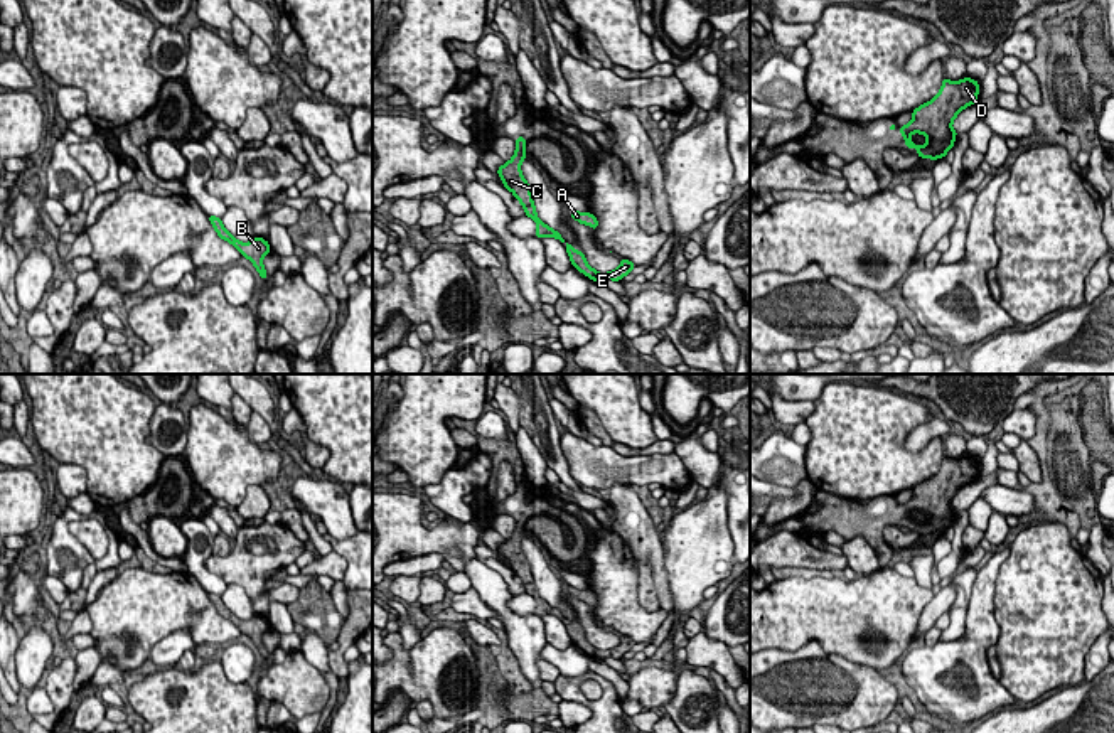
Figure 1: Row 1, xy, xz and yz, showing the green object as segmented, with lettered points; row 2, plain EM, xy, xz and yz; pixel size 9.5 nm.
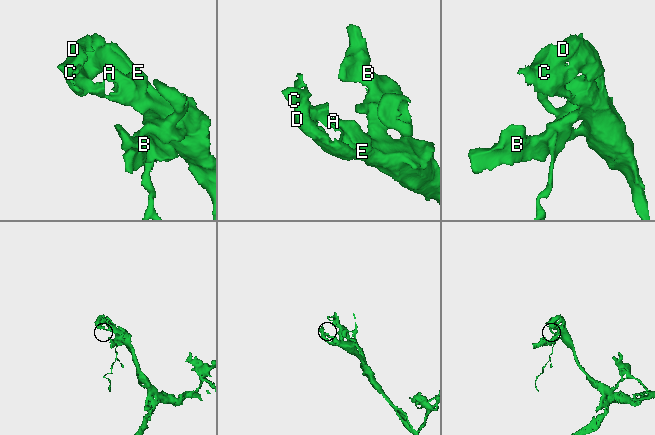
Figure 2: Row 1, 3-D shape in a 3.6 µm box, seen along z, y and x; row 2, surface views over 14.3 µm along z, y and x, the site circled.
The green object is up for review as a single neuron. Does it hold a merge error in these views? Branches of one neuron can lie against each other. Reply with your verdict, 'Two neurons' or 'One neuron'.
One neuron

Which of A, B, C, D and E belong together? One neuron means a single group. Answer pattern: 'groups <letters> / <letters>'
groups A B C D E

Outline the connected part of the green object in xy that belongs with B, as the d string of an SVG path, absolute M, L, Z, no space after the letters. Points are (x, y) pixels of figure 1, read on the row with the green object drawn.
M207 216L207 217L212 227L216 229L217 236L231 243L241 253L241 256L248 258L254 265L260 276L266 280L268 273L263 266L263 256L271 251L270 243L258 236L249 243L241 243L222 226L221 217L216 216Z

